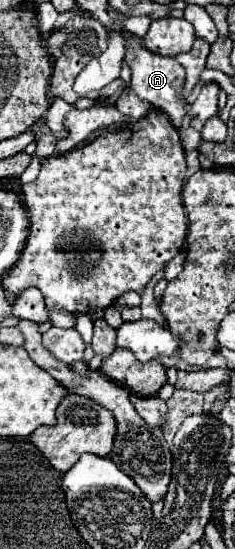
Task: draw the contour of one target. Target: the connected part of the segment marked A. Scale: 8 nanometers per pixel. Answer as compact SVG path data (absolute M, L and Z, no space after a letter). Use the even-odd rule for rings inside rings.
M134 37L130 47L126 49L126 61L128 61L130 69L132 69L132 85L130 85L130 89L142 101L148 101L158 111L166 113L174 127L180 127L182 117L186 115L186 103L182 99L182 95L184 95L184 77L186 77L184 67L178 65L172 57L162 57L162 55L150 53L148 49L144 49L140 45L138 37Z

